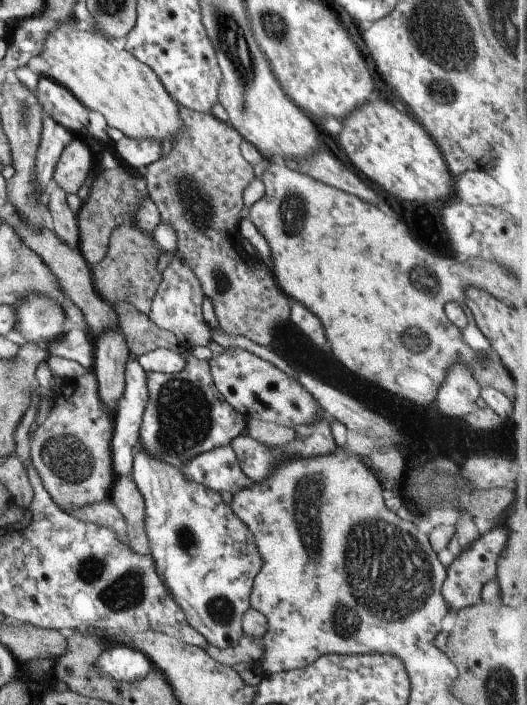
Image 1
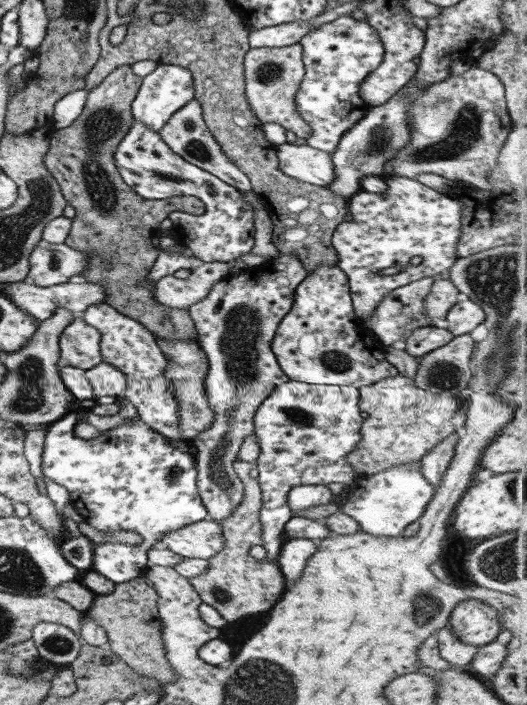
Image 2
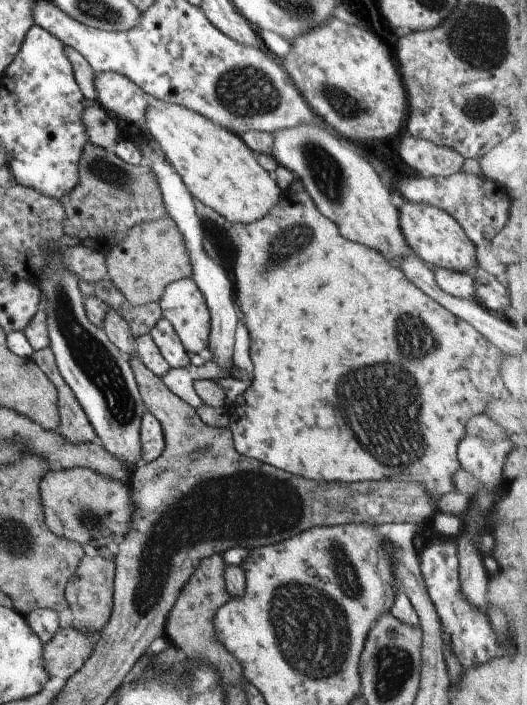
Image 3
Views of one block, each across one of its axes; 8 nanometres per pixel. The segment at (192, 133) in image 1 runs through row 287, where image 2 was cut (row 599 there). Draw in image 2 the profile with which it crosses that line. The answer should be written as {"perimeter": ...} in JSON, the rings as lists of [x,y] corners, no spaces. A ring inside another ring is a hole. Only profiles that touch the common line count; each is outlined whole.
{"perimeter":[[[234,461],[232,467],[243,482],[241,503],[233,509],[229,517],[217,522],[221,528],[221,536],[225,540],[223,547],[207,559],[205,571],[188,579],[188,584],[197,592],[201,603],[215,608],[226,622],[269,610],[285,587],[285,581],[275,561],[259,563],[249,556],[251,546],[261,545],[260,488],[252,464]]]}

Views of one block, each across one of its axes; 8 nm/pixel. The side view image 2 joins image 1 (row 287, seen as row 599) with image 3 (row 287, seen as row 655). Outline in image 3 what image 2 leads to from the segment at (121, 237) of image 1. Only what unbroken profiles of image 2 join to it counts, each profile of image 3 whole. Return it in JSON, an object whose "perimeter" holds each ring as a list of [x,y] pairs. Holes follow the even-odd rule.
{"perimeter":[[[171,218],[144,222],[128,230],[127,236],[104,255],[107,277],[122,294],[122,301],[141,306],[161,298],[164,288],[173,281],[191,276],[185,242]]]}

